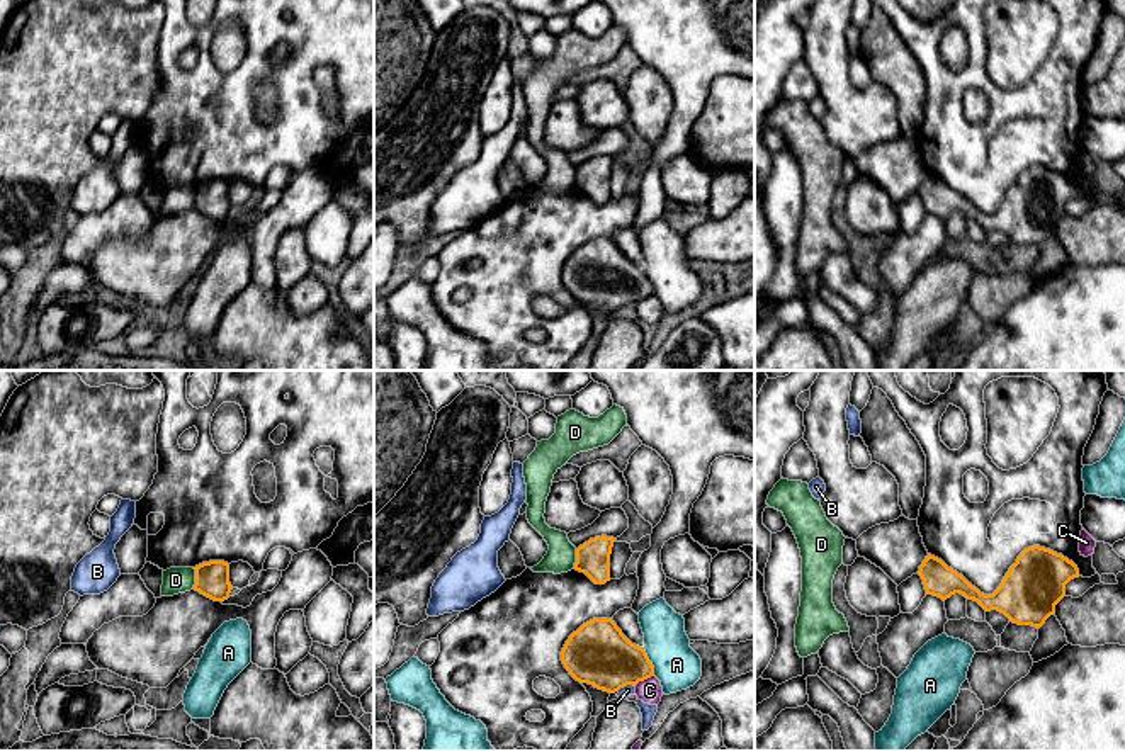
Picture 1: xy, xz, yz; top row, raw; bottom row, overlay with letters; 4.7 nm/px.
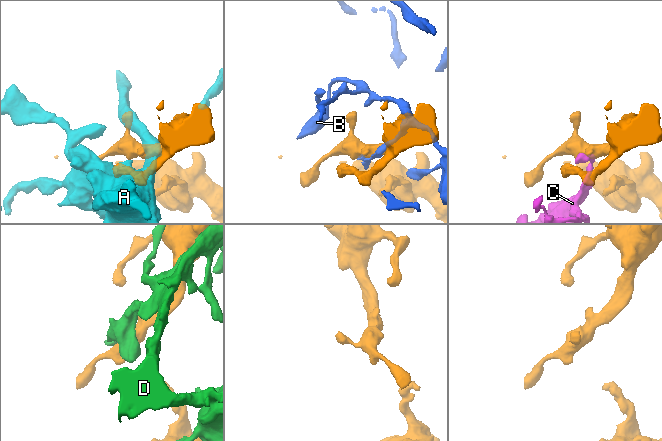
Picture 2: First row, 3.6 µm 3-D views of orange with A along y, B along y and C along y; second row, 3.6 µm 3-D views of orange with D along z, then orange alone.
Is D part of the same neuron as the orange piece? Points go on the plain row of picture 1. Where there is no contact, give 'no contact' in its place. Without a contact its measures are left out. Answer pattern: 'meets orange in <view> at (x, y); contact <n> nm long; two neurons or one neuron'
meets orange in xy at (196, 197); contact 100 nm long; two neurons

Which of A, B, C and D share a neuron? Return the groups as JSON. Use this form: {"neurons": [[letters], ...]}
{"neurons": [["A"], ["B"], ["C"], ["D"]]}

